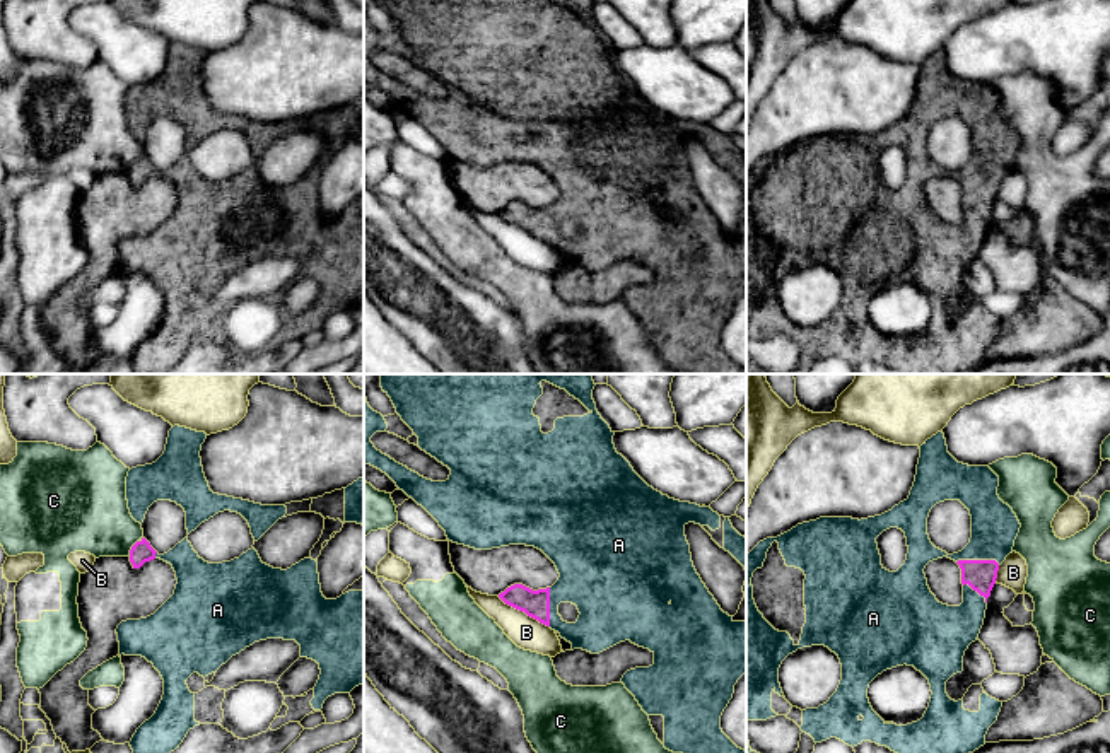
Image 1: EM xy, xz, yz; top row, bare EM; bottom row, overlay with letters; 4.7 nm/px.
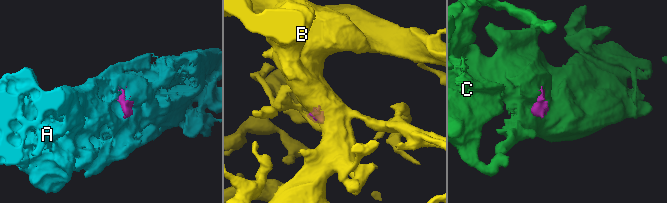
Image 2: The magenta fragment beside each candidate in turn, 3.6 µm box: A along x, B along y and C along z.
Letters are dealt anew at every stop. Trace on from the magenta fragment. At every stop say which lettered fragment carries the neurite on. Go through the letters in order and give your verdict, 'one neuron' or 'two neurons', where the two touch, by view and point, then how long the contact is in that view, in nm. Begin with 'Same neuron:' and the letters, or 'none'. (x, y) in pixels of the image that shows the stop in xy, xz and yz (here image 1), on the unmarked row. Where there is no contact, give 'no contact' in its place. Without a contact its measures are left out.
Same neuron: A
A: one neuron | yz (979, 178) | 200 nm
B: two neurons | xz (523, 227) | 280 nm
C: two neurons | xy (132, 166) | 90 nm

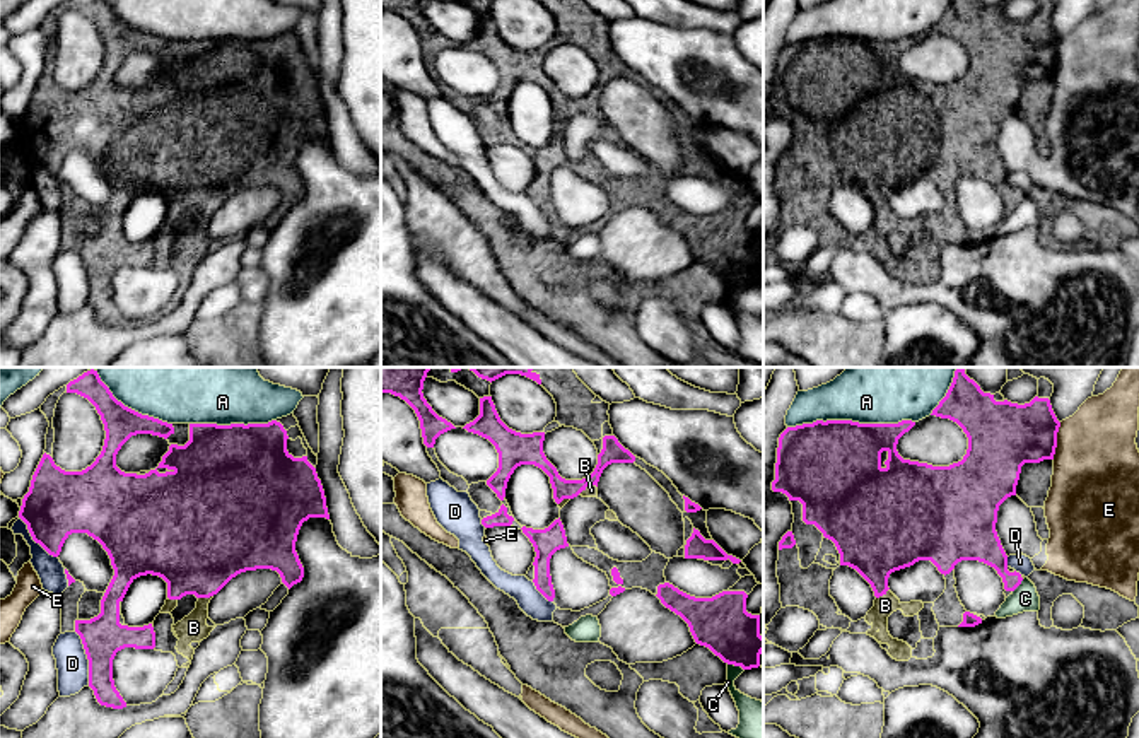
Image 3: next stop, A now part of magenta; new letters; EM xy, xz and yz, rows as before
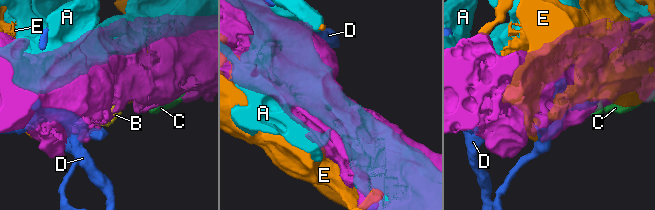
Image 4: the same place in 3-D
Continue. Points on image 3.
Same neuron: B
A: two neurons | yz (851, 38) | 600 nm
B: one neuron | xy (205, 214) | 70 nm
C: two neurons | xz (736, 282) | 90 nm
D: two neurons | xy (87, 275) | 260 nm
E: two neurons | yz (1056, 58) | 180 nm

